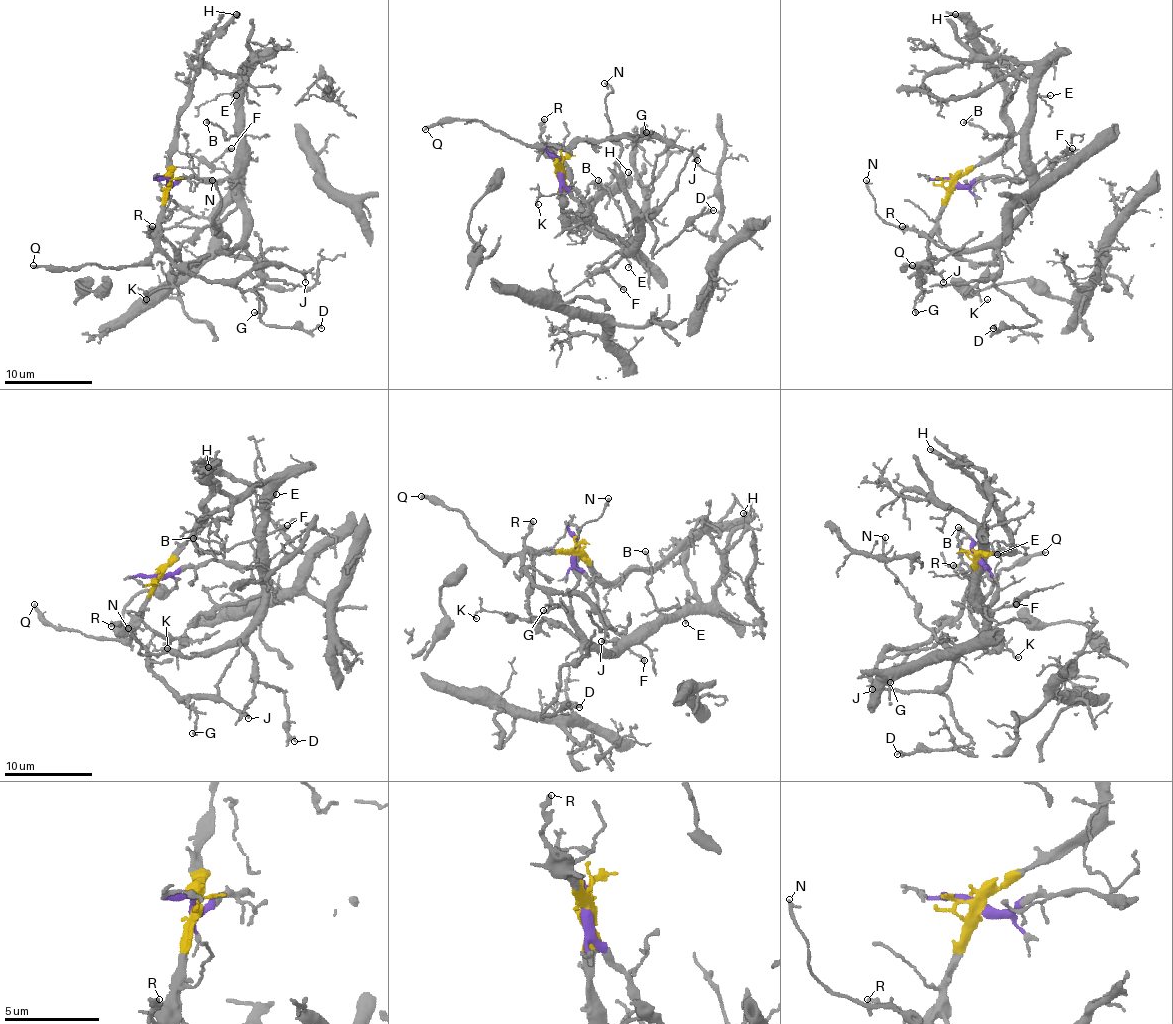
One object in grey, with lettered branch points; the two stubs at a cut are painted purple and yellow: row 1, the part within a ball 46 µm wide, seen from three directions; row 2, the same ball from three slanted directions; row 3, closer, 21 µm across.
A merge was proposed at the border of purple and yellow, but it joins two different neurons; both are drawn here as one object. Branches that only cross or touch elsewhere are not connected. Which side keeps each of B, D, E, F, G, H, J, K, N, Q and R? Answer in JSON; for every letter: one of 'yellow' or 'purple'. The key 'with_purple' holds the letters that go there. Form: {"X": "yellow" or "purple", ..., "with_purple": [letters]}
{"B": "purple", "D": "purple", "E": "purple", "F": "purple", "G": "yellow", "H": "yellow", "J": "yellow", "K": "purple", "N": "purple", "Q": "yellow", "R": "yellow", "with_purple": ["B", "D", "E", "F", "K", "N"]}

